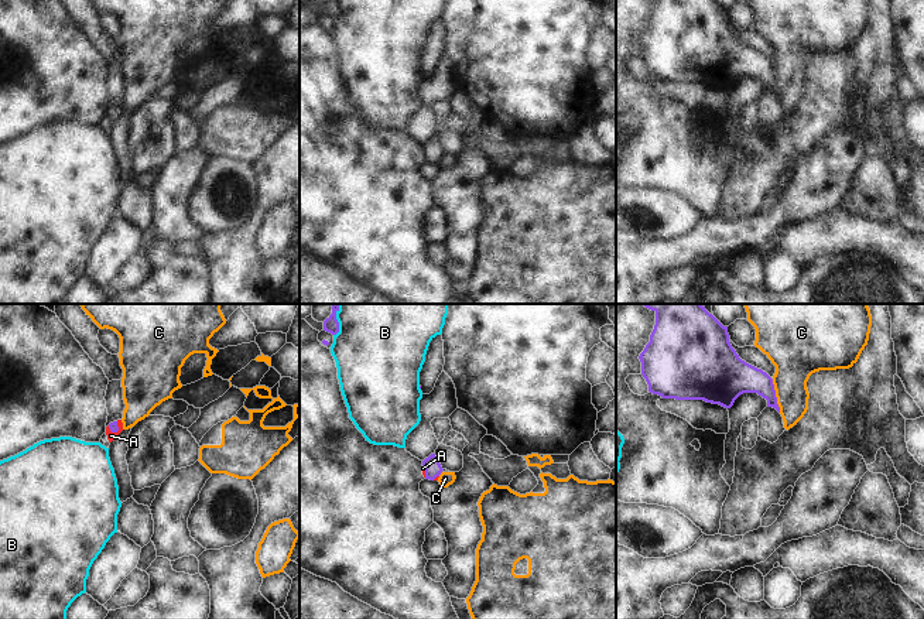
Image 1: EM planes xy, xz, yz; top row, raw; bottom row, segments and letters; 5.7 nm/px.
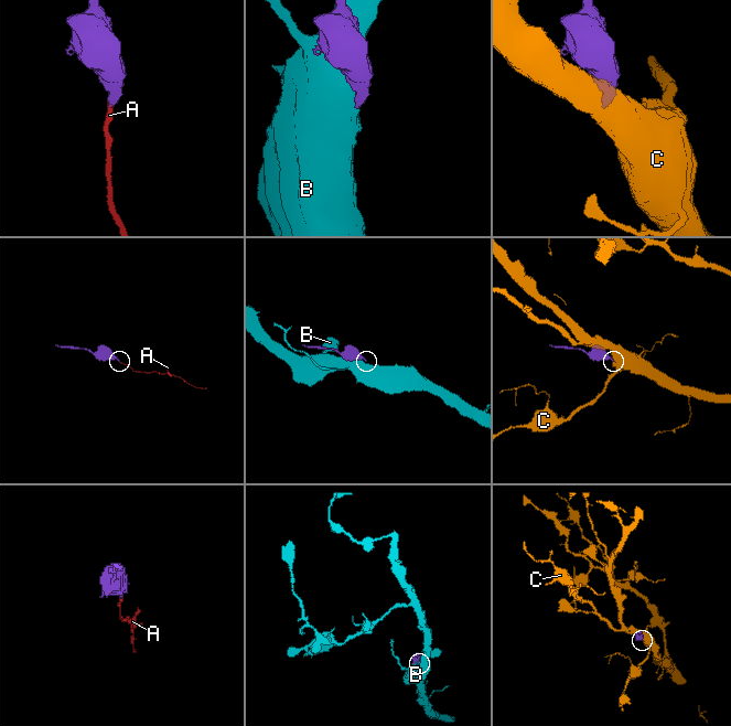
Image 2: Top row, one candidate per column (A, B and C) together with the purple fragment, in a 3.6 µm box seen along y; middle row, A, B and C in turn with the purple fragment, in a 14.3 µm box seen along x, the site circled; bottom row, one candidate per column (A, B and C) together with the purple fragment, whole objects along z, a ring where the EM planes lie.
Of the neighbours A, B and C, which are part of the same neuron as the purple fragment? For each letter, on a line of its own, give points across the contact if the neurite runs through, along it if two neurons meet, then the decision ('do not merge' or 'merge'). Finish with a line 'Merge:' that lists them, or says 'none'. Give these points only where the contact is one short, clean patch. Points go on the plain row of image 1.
A: way xy (113, 110), (117, 112), (110, 119); merge
B: do not merge
C: border yz (772, 62), (780, 95); do not merge
Merge: A

